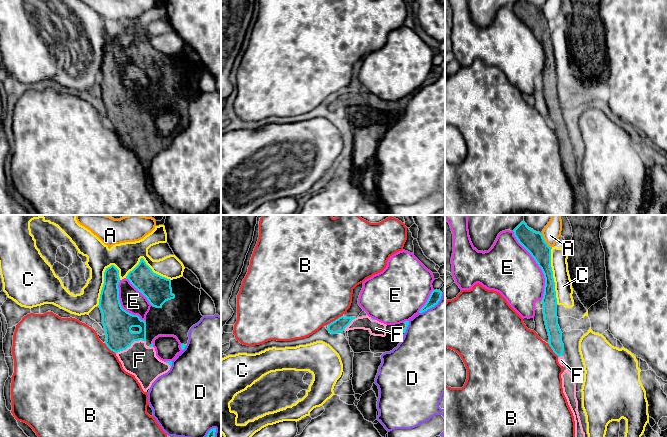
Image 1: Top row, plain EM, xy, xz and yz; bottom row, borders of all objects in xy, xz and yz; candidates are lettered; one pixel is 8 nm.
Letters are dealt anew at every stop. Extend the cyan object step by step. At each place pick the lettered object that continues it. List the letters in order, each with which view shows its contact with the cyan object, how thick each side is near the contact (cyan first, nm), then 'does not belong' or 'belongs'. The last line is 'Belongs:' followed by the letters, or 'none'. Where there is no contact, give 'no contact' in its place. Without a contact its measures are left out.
A: meets cyan in yz; 170 nm thick on the cyan side, 140 nm on the other; does not belong
B: meets cyan in xz; 110 nm thick on the cyan side, 500 nm on the other; does not belong
C: meets cyan in xy; 180 nm thick on the cyan side, 200 nm on the other; does not belong
D: meets cyan in xz; 90 nm thick on the cyan side, 500 nm on the other; does not belong
E: meets cyan in yz; 170 nm thick on the cyan side, 420 nm on the other; does not belong
F: meets cyan in xy; 240 nm thick on the cyan side, 260 nm on the other; belongs
Belongs: F

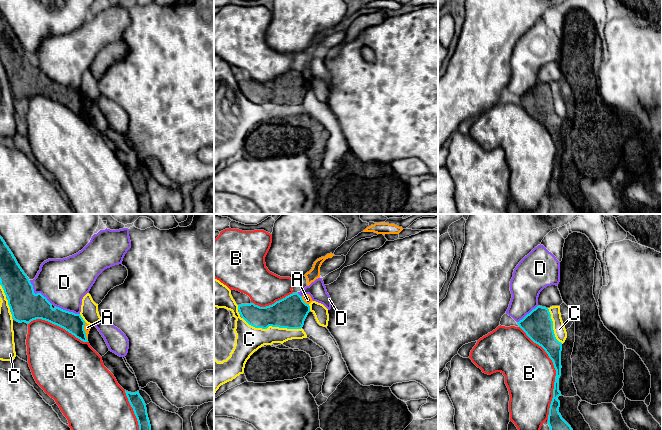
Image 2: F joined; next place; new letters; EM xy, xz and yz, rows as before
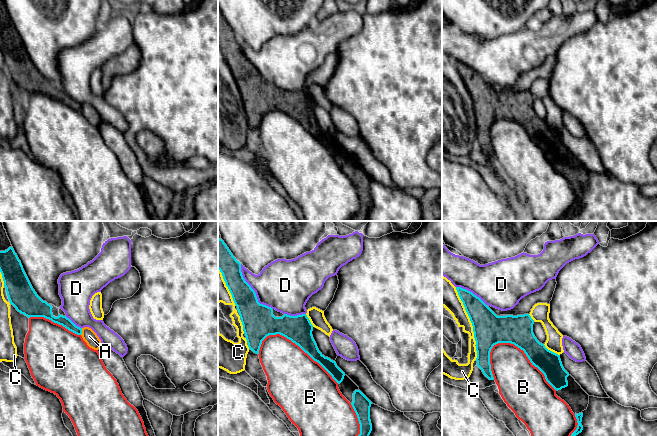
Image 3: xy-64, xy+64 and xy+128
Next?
A: meets cyan in xy; 160 nm thick on the cyan side, 60 nm on the other; does not belong
B: meets cyan in yz; 140 nm thick on the cyan side, 400 nm on the other; does not belong
C: meets cyan in xz; 260 nm thick on the cyan side, 220 nm on the other; does not belong
D: meets cyan in xy; 260 nm thick on the cyan side, 380 nm on the other; does not belong
Belongs: none

